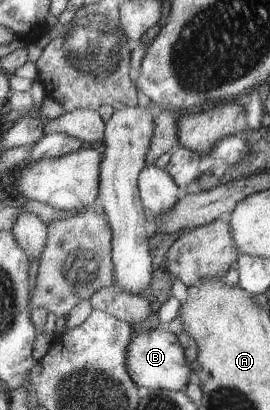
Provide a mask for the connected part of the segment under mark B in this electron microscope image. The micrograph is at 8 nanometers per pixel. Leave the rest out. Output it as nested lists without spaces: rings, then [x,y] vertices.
[[[160,325],[152,329],[137,331],[134,339],[131,339],[130,351],[127,359],[128,371],[131,378],[139,385],[148,388],[150,391],[184,390],[189,384],[189,374],[193,370],[195,364],[189,365],[185,358],[185,349],[180,343],[178,336],[173,332],[168,332],[165,327]]]

